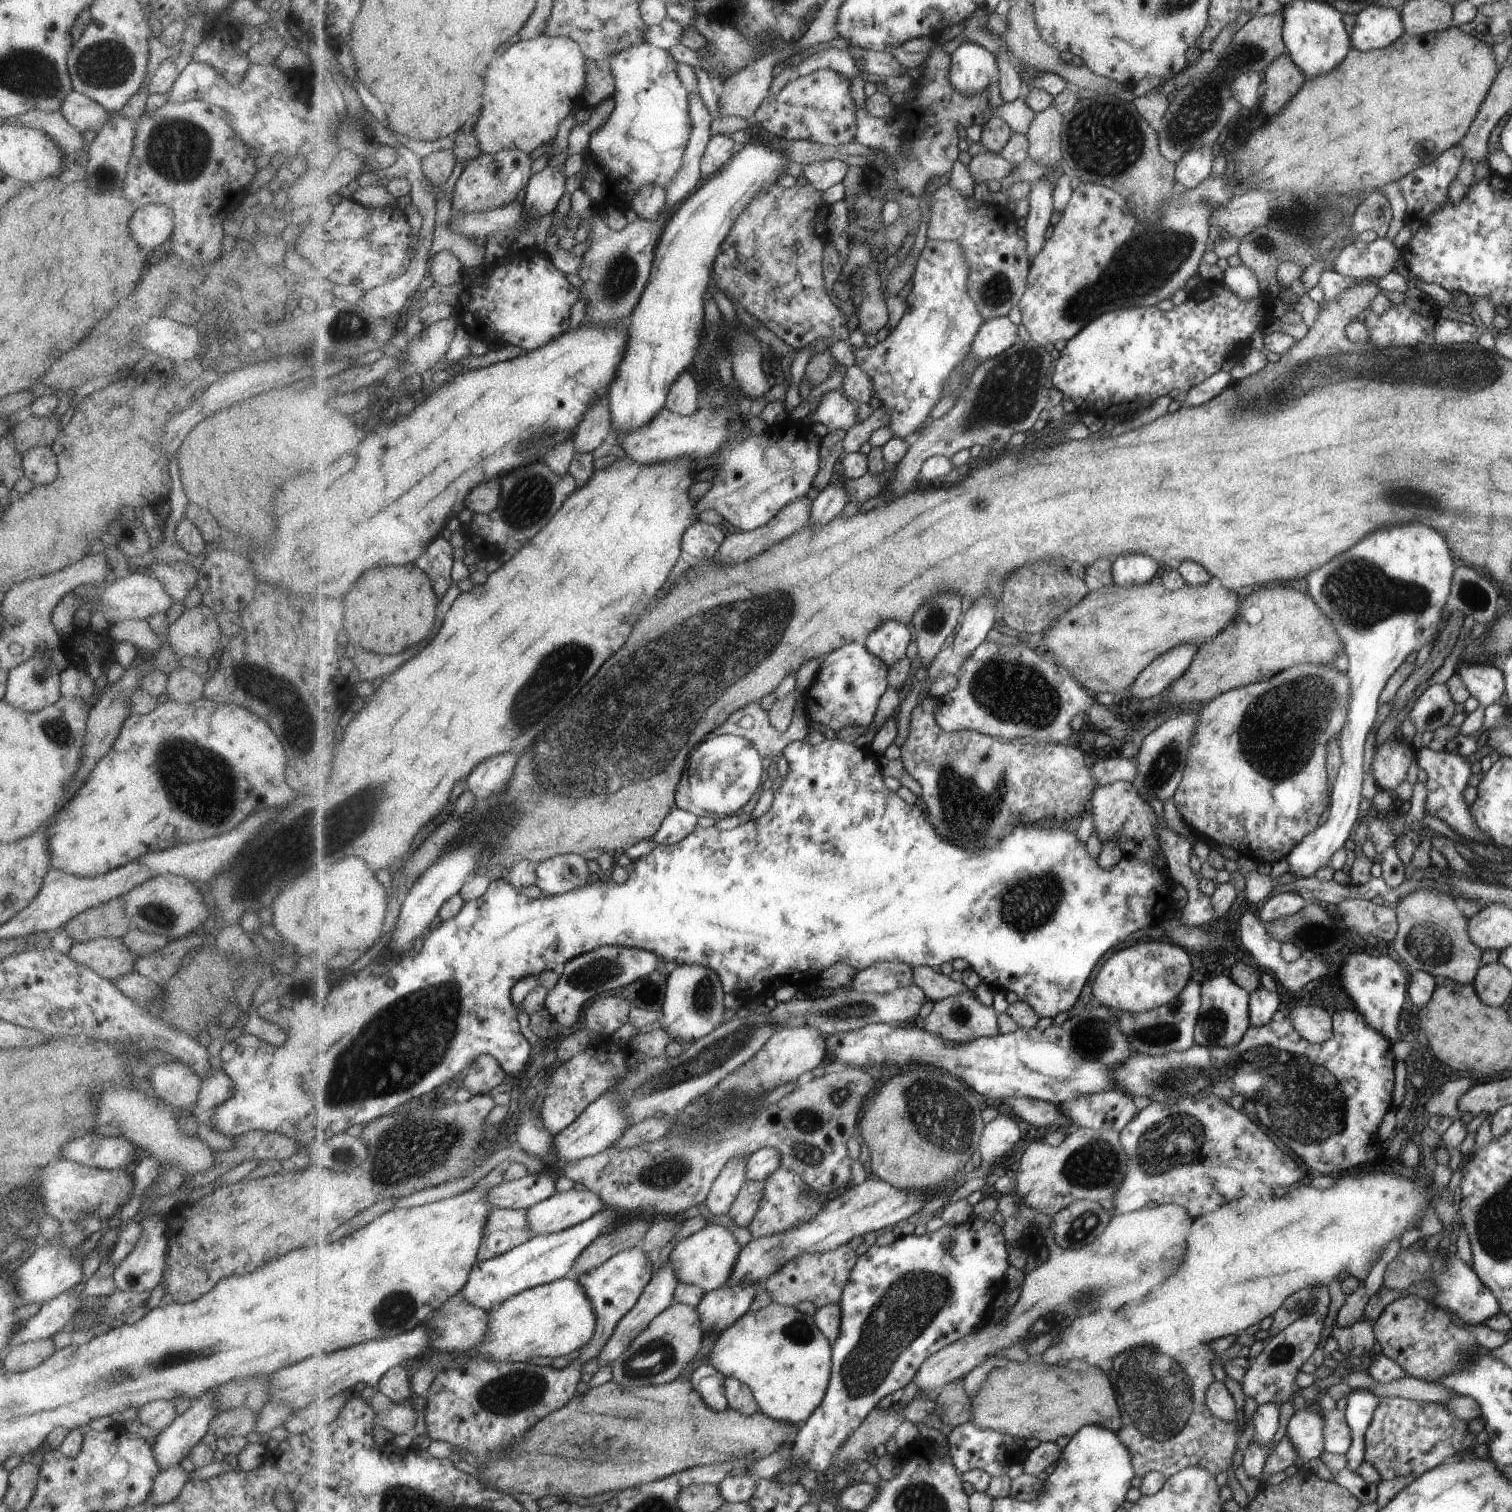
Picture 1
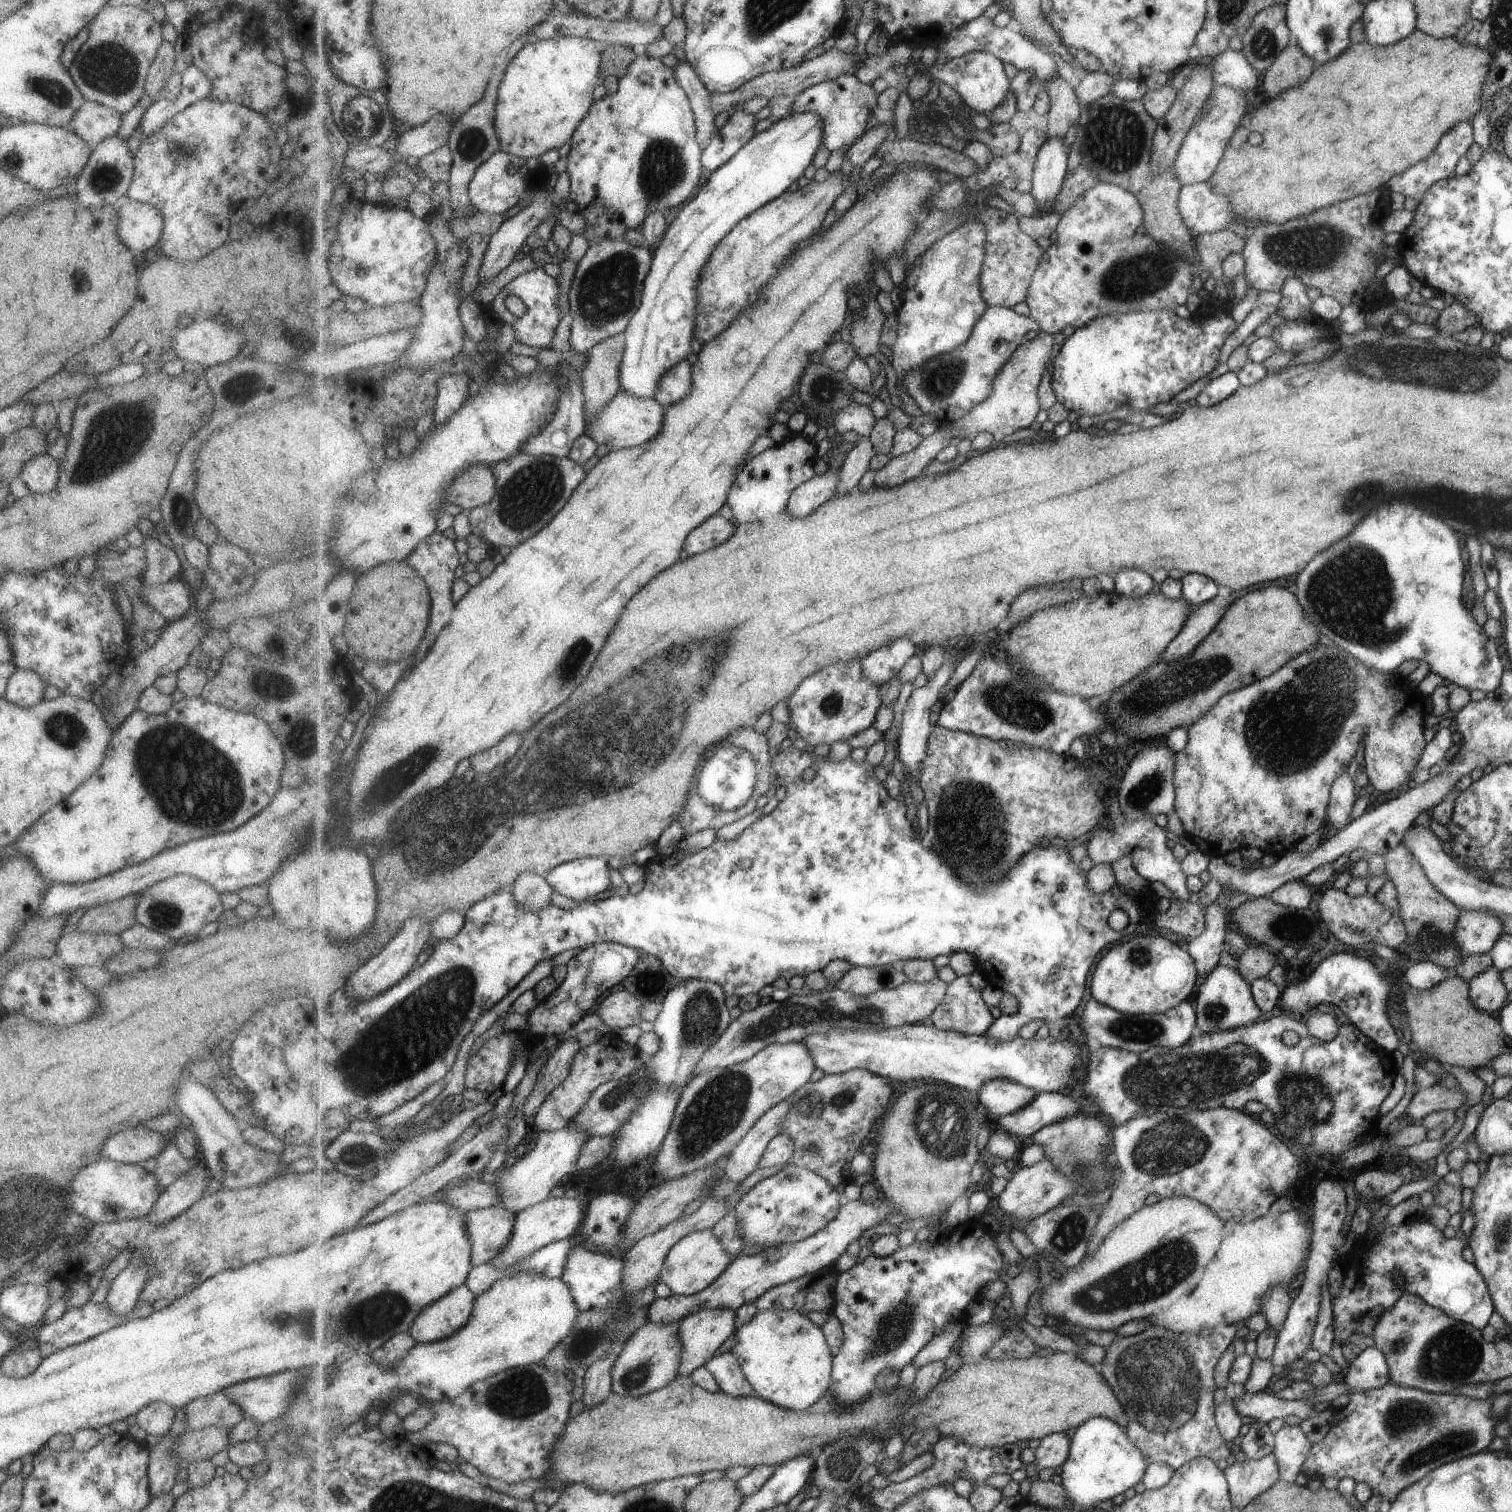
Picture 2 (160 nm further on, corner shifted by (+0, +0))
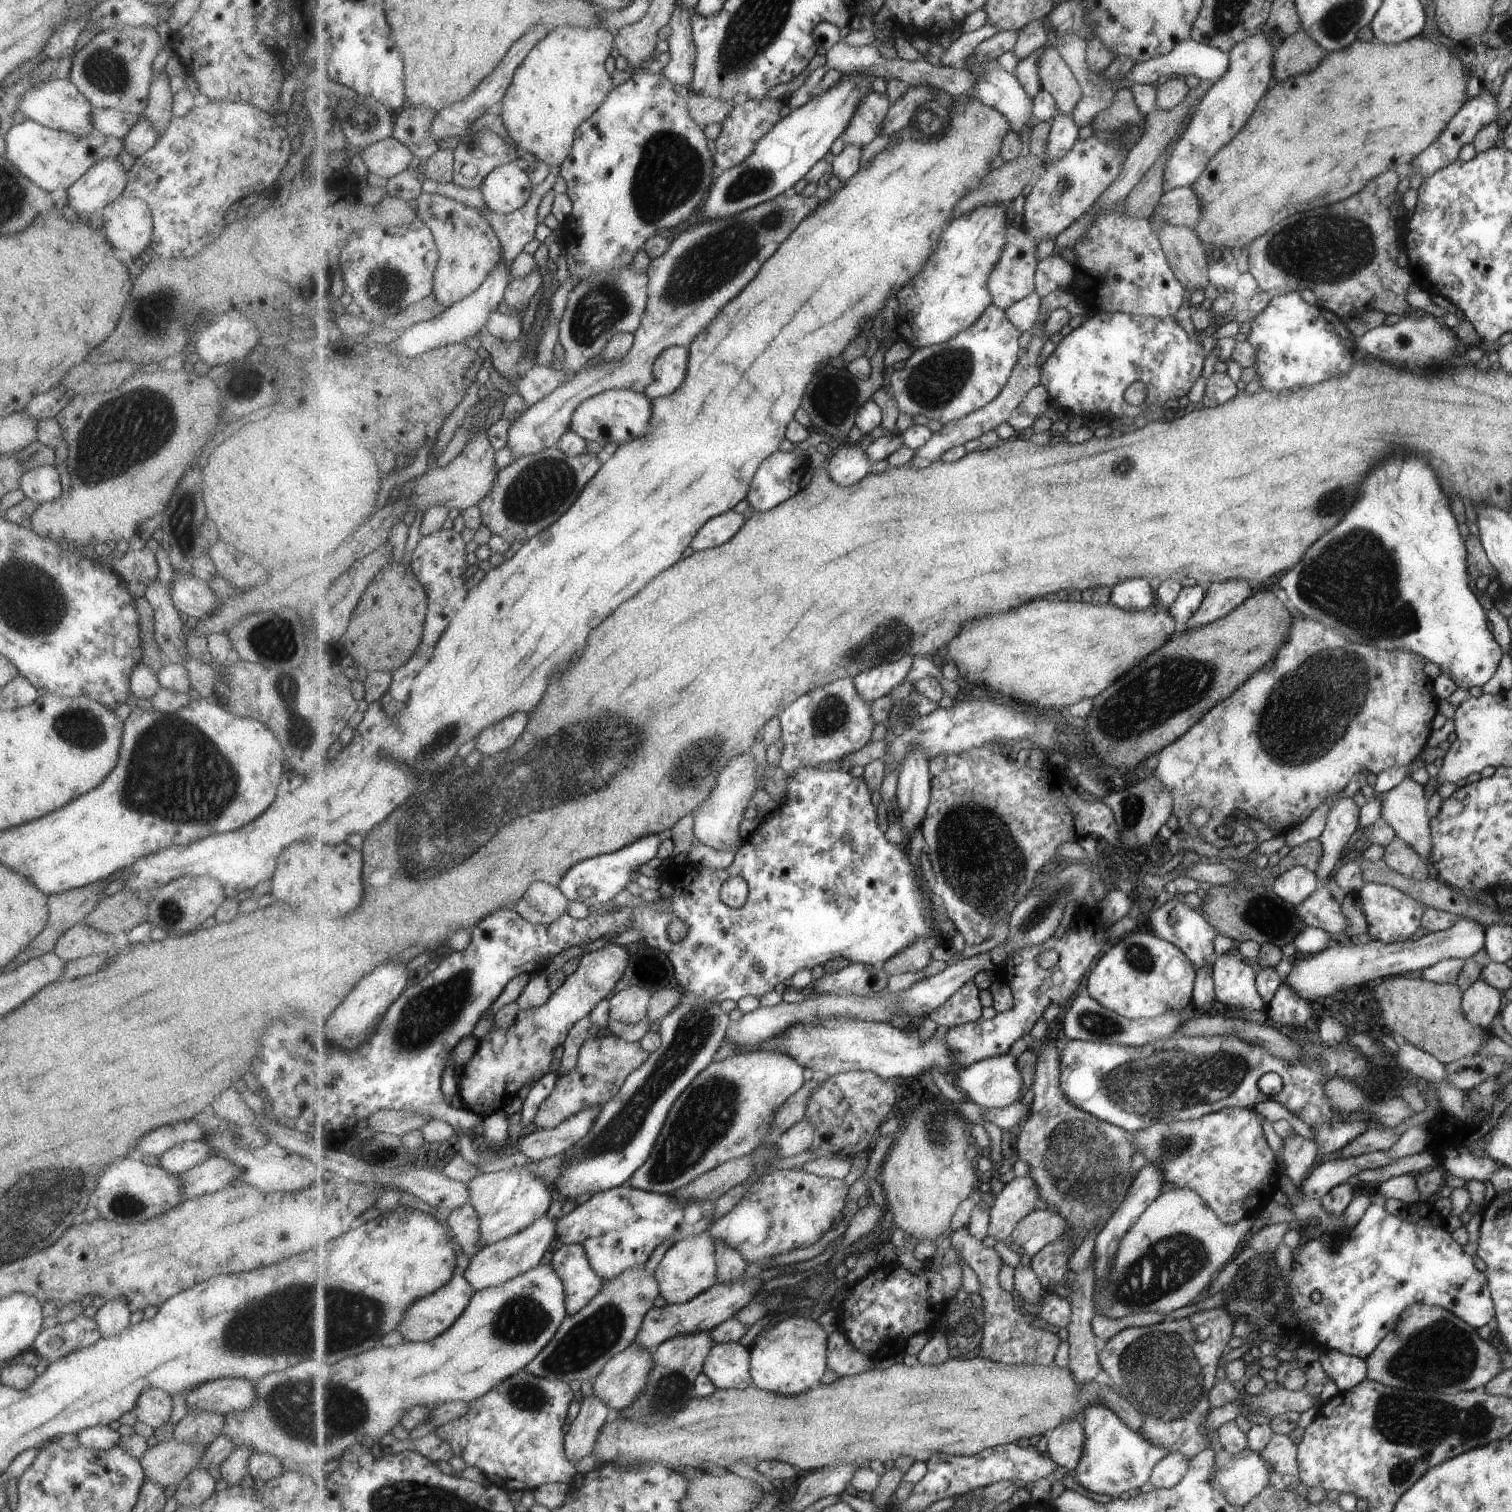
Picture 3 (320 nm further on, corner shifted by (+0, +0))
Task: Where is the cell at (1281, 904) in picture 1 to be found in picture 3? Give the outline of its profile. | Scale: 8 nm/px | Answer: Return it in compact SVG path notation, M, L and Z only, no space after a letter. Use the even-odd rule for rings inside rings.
M1295 865L1279 874L1270 889L1287 904L1297 906L1317 888L1317 879L1313 871Z

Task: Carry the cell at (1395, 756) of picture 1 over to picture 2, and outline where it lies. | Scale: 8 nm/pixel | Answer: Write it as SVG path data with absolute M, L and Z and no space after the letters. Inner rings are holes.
M1323 646L1313 647L1312 650L1313 652L1308 650L1299 654L1297 658L1291 658L1283 668L1279 668L1279 672L1223 695L1205 715L1200 716L1185 729L1187 743L1182 750L1175 752L1173 757L1174 810L1177 818L1181 821L1183 834L1209 858L1223 857L1227 852L1239 851L1242 847L1255 847L1263 853L1275 856L1282 855L1289 851L1298 840L1305 839L1307 835L1317 831L1324 823L1323 816L1329 806L1330 788L1333 786L1334 780L1346 772L1345 766L1353 757L1355 750L1357 750L1357 742L1361 739L1364 743L1362 767L1375 793L1387 793L1395 787L1401 787L1403 783L1407 784L1411 779L1413 770L1421 758L1423 746L1425 746L1421 732L1424 731L1423 702L1427 696L1419 693L1417 686L1413 688L1403 685L1403 680L1404 682L1411 681L1408 677L1402 678L1393 674L1373 672L1367 666L1363 666L1361 662L1357 662L1347 652L1341 652L1337 648L1327 648L1327 646L1325 648Z

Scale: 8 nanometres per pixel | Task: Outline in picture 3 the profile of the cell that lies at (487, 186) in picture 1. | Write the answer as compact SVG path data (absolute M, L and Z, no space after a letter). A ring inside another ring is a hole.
M517 164L495 167L480 186L487 206L497 214L519 210L531 198L531 178Z

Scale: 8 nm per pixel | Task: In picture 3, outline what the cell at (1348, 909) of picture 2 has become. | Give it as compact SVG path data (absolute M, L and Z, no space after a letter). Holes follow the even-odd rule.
M1326 886L1316 888L1295 908L1305 925L1324 930L1328 935L1341 932L1345 928L1346 920L1341 914L1341 906Z

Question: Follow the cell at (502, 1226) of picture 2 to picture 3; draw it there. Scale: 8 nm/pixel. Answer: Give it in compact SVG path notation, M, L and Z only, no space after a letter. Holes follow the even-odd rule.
M471 1202L447 1213L446 1216L451 1234L469 1258L473 1258L487 1246L482 1238L480 1216Z

